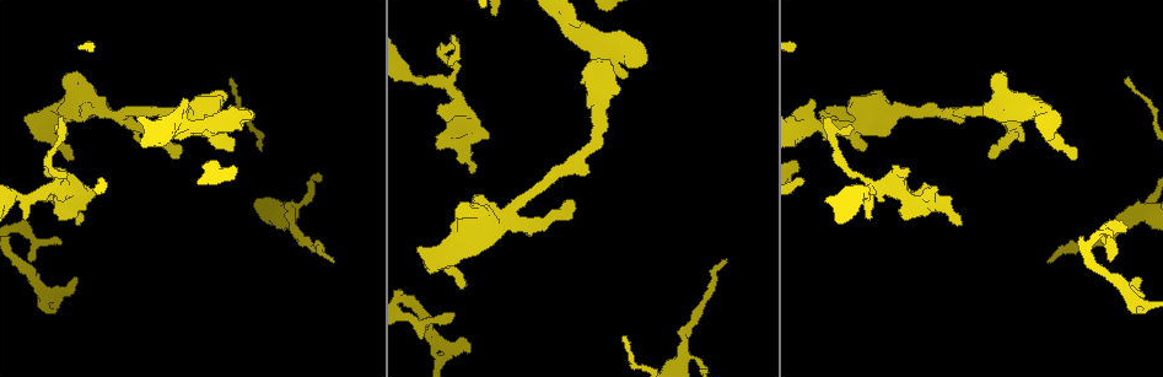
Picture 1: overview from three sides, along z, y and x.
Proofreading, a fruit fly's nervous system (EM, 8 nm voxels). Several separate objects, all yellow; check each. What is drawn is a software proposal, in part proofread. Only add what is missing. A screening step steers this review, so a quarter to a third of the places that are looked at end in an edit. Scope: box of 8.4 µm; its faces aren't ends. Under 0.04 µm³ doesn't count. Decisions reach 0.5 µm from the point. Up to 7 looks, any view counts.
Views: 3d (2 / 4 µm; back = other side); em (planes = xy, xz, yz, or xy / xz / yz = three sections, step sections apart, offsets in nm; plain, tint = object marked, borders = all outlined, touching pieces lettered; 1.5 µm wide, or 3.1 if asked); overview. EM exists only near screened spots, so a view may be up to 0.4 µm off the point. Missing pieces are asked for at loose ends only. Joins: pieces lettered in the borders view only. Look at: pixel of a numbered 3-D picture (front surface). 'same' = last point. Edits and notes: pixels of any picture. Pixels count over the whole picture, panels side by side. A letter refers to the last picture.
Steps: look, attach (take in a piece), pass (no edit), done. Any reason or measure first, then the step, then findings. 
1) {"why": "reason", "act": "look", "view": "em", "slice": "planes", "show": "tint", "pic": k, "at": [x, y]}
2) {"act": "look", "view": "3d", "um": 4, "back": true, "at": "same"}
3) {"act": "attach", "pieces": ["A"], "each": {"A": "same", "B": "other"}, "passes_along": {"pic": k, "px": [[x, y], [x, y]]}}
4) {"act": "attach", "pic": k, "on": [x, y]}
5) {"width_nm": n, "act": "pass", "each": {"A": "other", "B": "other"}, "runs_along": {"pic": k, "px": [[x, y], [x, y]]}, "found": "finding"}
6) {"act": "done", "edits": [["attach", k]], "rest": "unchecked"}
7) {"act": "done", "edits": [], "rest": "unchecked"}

{"why": "thin end", "act": "look", "view": "em", "slice": "planes", "show": "tint", "pic": 1, "at": [452, 40]}

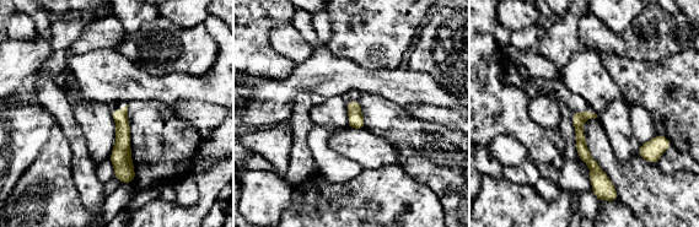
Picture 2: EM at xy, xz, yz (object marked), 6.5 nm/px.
{"act": "look", "view": "em", "slice": "planes", "show": "borders", "at": "same"}

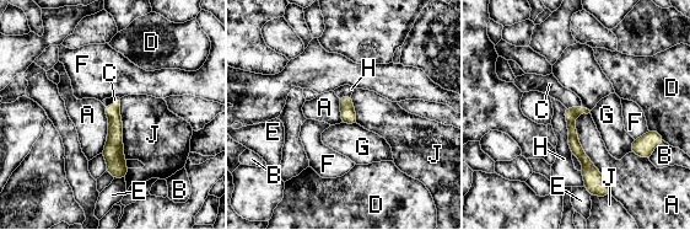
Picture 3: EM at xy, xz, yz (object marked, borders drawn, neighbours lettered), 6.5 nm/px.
{"act": "attach", "pieces": ["C"], "each": {"A": "other", "B": "other", "C": "same", "D": "other", "E": "other", "F": "other", "G": "other", "H": "other", "J": "other"}, "passes_along": {"pic": 3, "px": [[570, 113], [572, 108], [549, 84]]}, "found": "the cell continues"}

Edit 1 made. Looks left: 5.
{"act": "look", "view": "em", "slice": "planes", "show": "borders", "pic": 1, "at": [935, 185]}

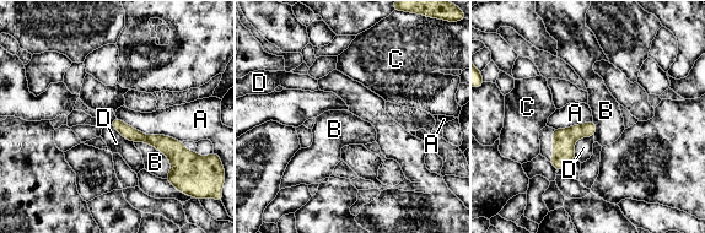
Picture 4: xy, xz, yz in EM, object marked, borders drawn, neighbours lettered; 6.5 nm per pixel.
{"act": "pass", "each": {"A": "other", "B": "other", "C": "other", "D": "other"}, "runs_along": {"pic": 4, "px": [[114, 123], [179, 156]]}, "found": "no lettered piece goes on from it"}

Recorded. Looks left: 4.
{"why": "end of a long branch", "act": "look", "view": "em", "slice": "xy", "step": 4, "show": "tint", "pic": 1, "at": [727, 259]}

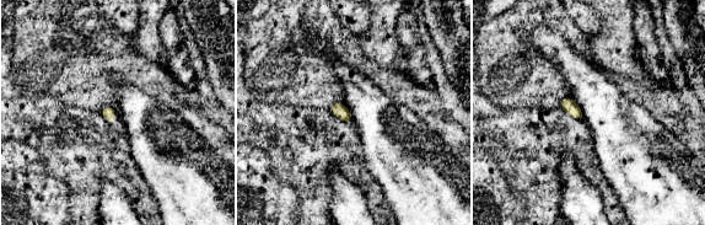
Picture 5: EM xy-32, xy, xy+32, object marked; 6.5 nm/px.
{"act": "look", "view": "em", "slice": "xz", "step": 4, "show": "tint", "at": "same"}

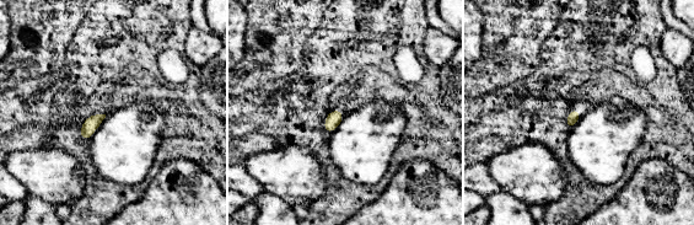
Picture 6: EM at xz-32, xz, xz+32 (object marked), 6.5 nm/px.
{"why": "what lies round it", "act": "look", "view": "em", "slice": "xz", "step": 4, "show": "borders", "at": "same"}

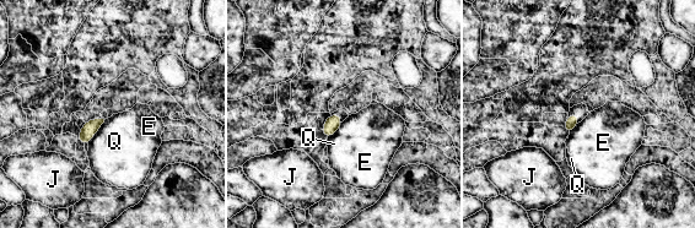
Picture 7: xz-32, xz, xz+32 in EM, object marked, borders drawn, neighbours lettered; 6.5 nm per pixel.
{"act": "pass", "each": {"E": "other", "J": "other", "Q": "other"}, "found": "no lettered piece goes on from it"}

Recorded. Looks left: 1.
{"act": "done", "edits": [["attach", 3]], "rest": "unchecked"}

